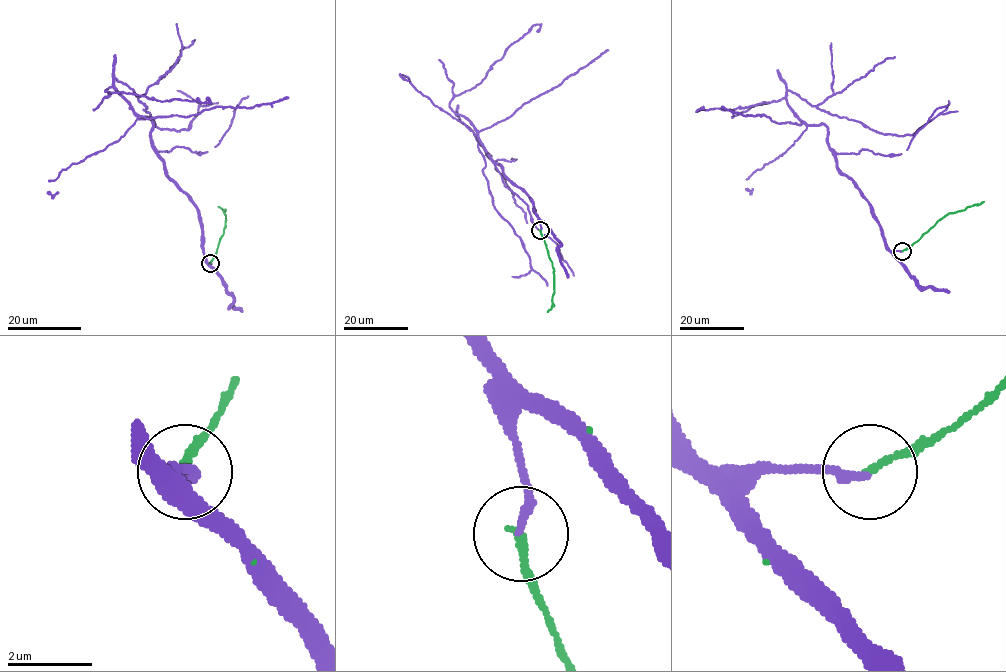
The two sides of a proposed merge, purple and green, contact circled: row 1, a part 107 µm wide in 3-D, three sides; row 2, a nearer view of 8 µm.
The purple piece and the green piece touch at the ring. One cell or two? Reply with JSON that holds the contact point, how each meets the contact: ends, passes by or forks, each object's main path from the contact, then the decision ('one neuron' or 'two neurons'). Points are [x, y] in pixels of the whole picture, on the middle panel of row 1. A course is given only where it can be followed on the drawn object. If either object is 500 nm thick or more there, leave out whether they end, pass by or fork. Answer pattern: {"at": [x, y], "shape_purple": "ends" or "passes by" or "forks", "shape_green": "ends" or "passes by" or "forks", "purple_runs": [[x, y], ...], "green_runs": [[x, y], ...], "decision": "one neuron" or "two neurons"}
{"at": [540, 230], "shape_purple": "ends", "shape_green": "ends", "purple_runs": [[540, 230], [530, 198], [457, 114], [478, 143], [495, 209], [530, 258], [531, 270], [512, 276]], "green_runs": [[540, 230], [554, 269], [552, 307], [547, 311]], "decision": "one neuron"}

